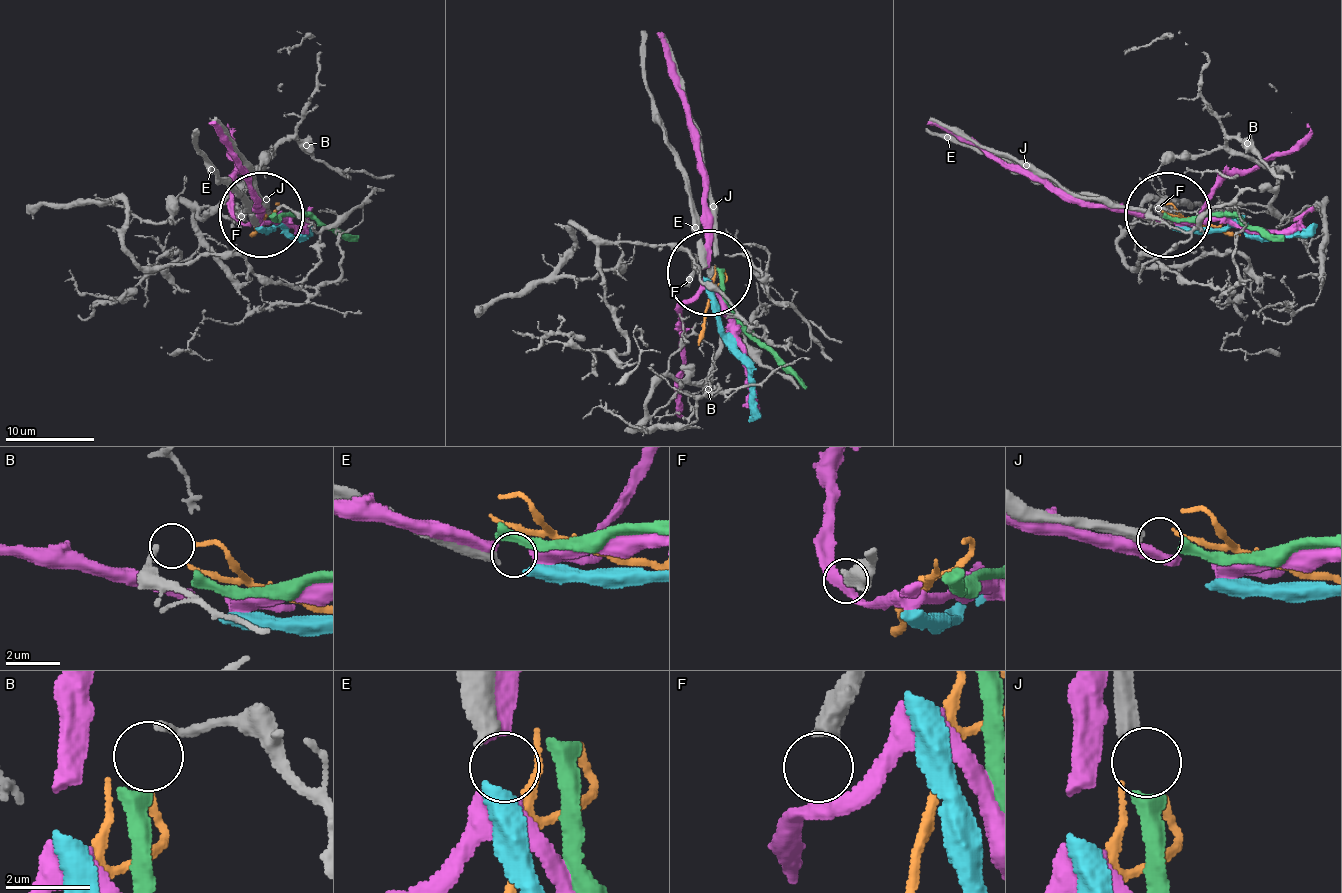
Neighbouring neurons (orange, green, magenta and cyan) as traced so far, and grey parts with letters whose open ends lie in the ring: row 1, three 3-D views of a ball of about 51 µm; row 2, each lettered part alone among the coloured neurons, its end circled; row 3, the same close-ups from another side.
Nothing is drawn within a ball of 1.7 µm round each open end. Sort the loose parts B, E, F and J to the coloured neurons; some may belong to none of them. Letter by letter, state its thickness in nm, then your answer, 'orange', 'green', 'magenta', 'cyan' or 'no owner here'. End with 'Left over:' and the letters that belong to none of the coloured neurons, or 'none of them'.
B: calibre 240 nm; orange
E: calibre 460 nm; cyan
F: calibre 550 nm; no owner here
J: calibre 400 nm; green
Left over: F

